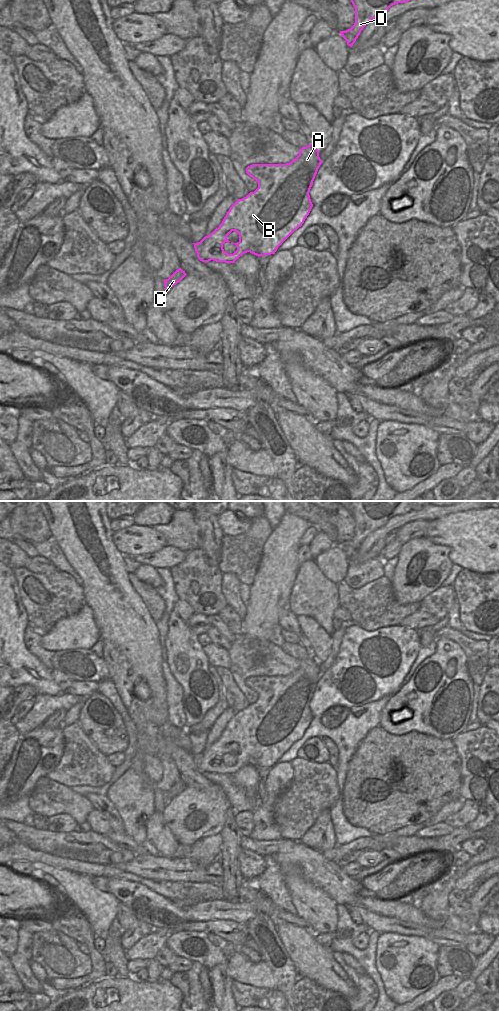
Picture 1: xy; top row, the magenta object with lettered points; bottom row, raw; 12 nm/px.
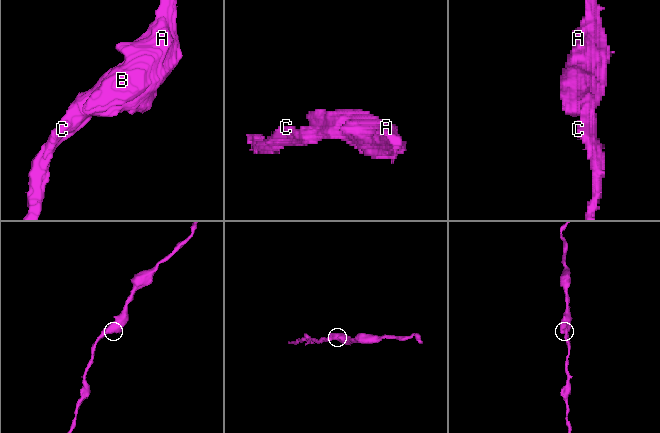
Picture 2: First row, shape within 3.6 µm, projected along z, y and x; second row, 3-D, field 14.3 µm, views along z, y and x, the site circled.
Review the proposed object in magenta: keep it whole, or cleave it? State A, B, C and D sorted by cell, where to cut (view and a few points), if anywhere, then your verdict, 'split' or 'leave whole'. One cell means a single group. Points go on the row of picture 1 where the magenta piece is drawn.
A B C D; no cut; leave whole

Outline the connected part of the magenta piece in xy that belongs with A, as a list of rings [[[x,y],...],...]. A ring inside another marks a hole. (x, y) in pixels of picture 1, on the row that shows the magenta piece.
[[[309,144],[302,147],[299,155],[290,163],[286,164],[252,164],[246,168],[246,173],[258,182],[258,188],[250,192],[246,197],[238,199],[229,209],[222,223],[209,236],[205,236],[200,242],[193,243],[197,257],[202,262],[214,260],[216,262],[234,263],[240,256],[250,252],[256,256],[275,254],[278,247],[299,227],[302,226],[309,215],[313,204],[310,199],[310,189],[322,164],[318,149]],[[235,231],[239,234],[237,243],[230,242],[227,236]],[[230,242],[235,244],[237,250],[233,254],[228,254],[223,249],[223,244]]]

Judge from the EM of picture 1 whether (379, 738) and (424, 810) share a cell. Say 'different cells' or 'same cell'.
same cell

